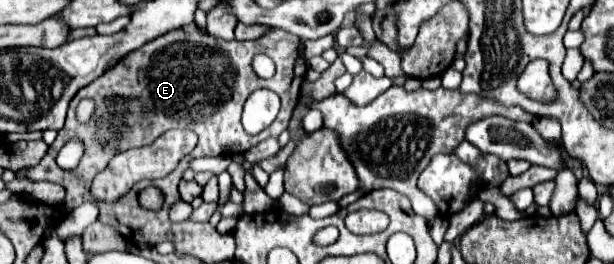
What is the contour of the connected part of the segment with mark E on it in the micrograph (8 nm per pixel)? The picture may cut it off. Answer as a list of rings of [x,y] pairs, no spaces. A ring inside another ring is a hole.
[[[188,24],[184,28],[172,30],[148,44],[144,44],[140,50],[134,50],[116,64],[114,70],[104,72],[100,78],[96,78],[90,86],[84,86],[74,98],[68,108],[68,118],[64,128],[58,132],[54,144],[48,148],[46,156],[30,170],[18,172],[18,178],[28,180],[50,180],[58,182],[66,188],[66,202],[64,206],[78,206],[84,200],[92,200],[92,176],[106,168],[108,160],[116,156],[122,150],[142,146],[138,124],[138,110],[148,110],[154,124],[168,124],[168,128],[190,128],[198,136],[198,144],[192,150],[190,158],[198,156],[220,156],[220,154],[244,154],[258,142],[278,136],[284,128],[288,128],[288,122],[292,118],[292,112],[300,98],[300,86],[306,76],[306,62],[300,58],[300,38],[292,36],[284,30],[274,30],[258,40],[232,40],[224,42],[218,38],[212,38],[208,34],[196,32],[196,24]],[[256,54],[266,54],[276,64],[276,74],[270,80],[262,80],[252,70],[252,60]],[[258,88],[268,88],[276,92],[282,100],[280,114],[272,122],[270,128],[264,132],[250,136],[244,132],[240,116],[246,98],[250,92]],[[80,98],[92,98],[96,100],[96,114],[90,124],[78,124],[76,120],[76,106]],[[136,102],[136,104],[126,104]],[[186,106],[194,108],[202,106],[200,114],[194,112],[192,120],[186,122]],[[78,136],[86,146],[86,156],[82,158],[80,166],[72,172],[56,168],[56,154],[58,150],[72,138]]]

